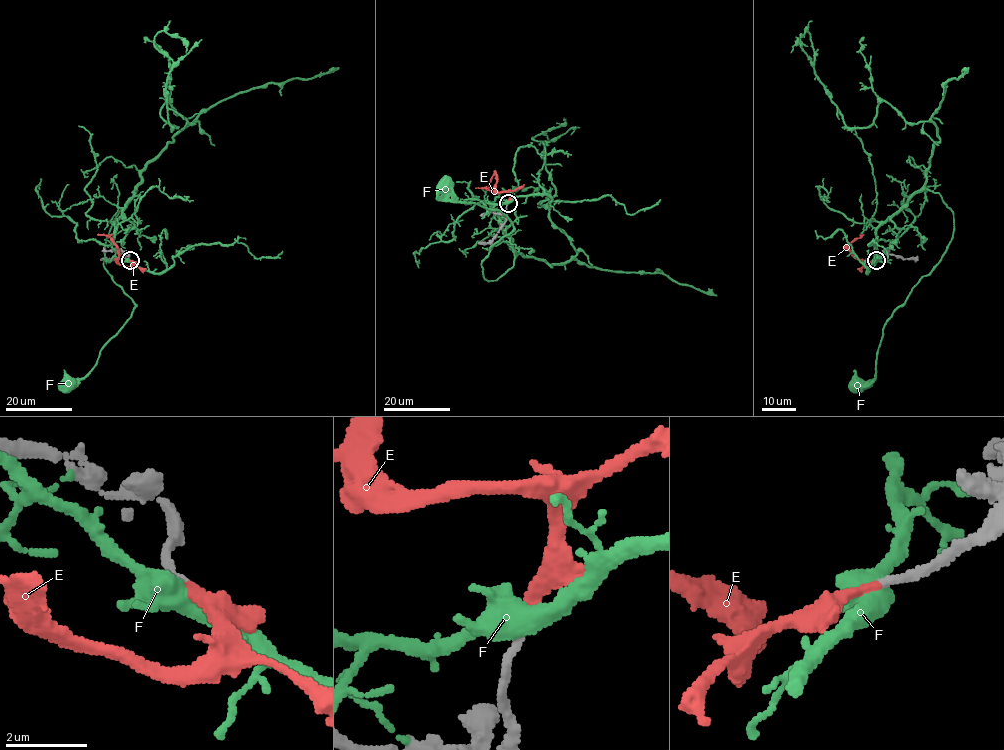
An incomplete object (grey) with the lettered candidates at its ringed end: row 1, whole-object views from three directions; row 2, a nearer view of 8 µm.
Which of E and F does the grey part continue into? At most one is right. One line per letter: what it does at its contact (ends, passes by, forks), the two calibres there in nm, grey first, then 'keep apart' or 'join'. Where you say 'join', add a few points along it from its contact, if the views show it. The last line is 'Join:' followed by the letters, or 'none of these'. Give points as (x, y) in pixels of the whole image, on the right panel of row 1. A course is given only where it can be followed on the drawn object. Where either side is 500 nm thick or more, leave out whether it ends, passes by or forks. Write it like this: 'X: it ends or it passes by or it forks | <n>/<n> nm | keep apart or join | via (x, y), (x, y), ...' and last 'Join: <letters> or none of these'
E: it ends | 200/260 nm | join | via (875, 260), (865, 266), (848, 248), (861, 234)
F: it forks | 220/480 nm | keep apart
Join: E

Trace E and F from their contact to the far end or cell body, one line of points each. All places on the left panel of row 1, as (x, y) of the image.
E: (129, 260), (129, 266), (118, 262), (116, 245), (110, 237), (97, 234)
F: (129, 259), (112, 246), (114, 228), (135, 188), (109, 231), (104, 261), (135, 307), (96, 365), (66, 383)

